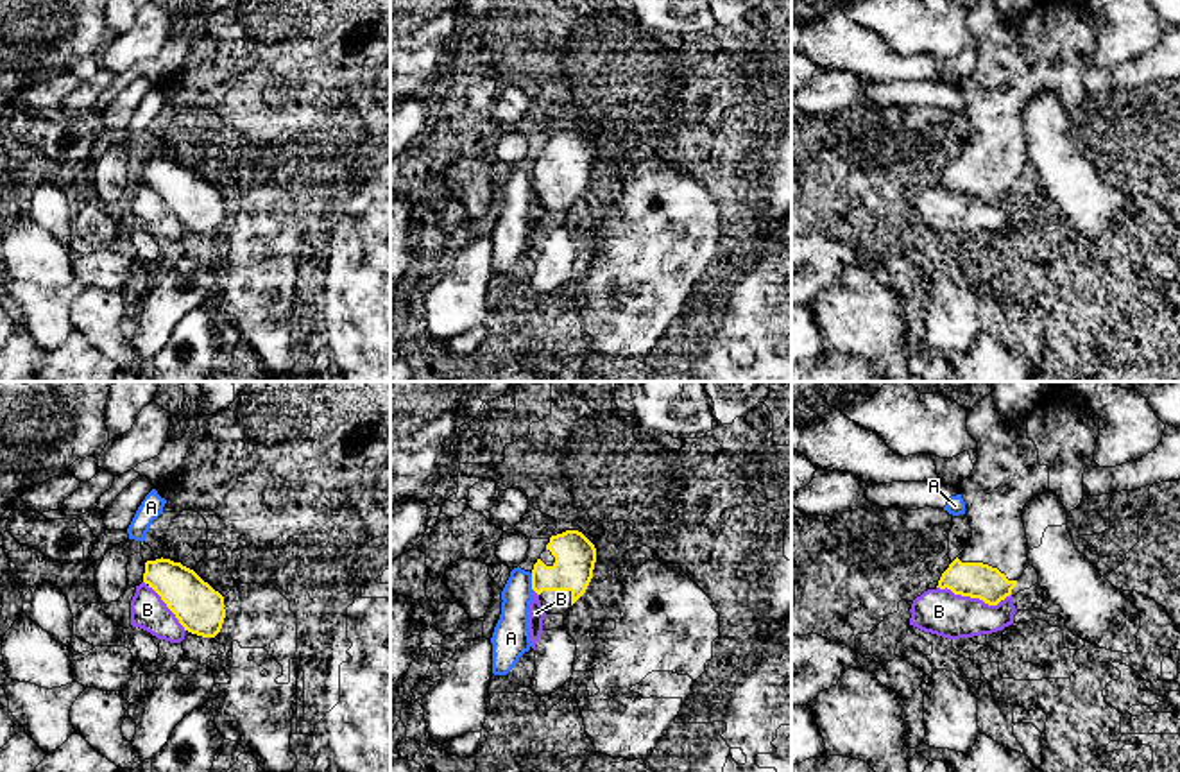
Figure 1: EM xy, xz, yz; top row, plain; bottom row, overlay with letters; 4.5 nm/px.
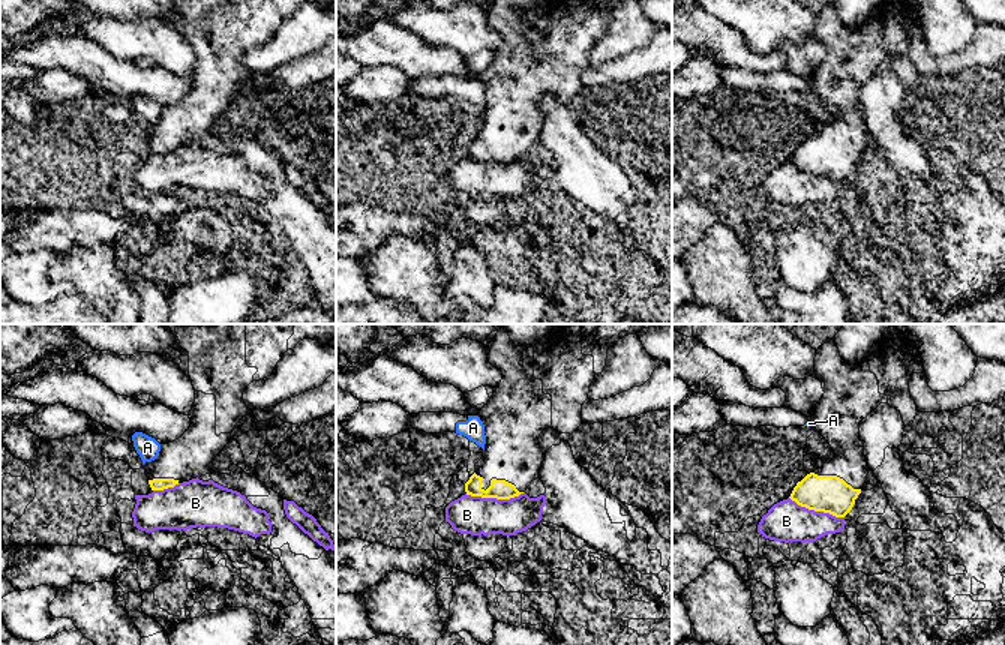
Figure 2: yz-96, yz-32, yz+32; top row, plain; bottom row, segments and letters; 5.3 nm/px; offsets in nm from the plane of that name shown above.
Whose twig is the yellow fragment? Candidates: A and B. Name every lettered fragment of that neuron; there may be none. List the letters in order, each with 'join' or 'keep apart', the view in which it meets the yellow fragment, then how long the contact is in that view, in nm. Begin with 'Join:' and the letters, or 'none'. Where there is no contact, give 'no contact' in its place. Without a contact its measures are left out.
Join: none
A: keep apart; meets yellow in xz; contact 70 nm long
B: keep apart; meets yellow in yz; contact 340 nm long

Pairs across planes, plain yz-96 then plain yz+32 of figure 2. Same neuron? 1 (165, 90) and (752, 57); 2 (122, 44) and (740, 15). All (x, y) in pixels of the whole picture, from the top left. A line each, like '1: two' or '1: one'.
1: one
2: one

